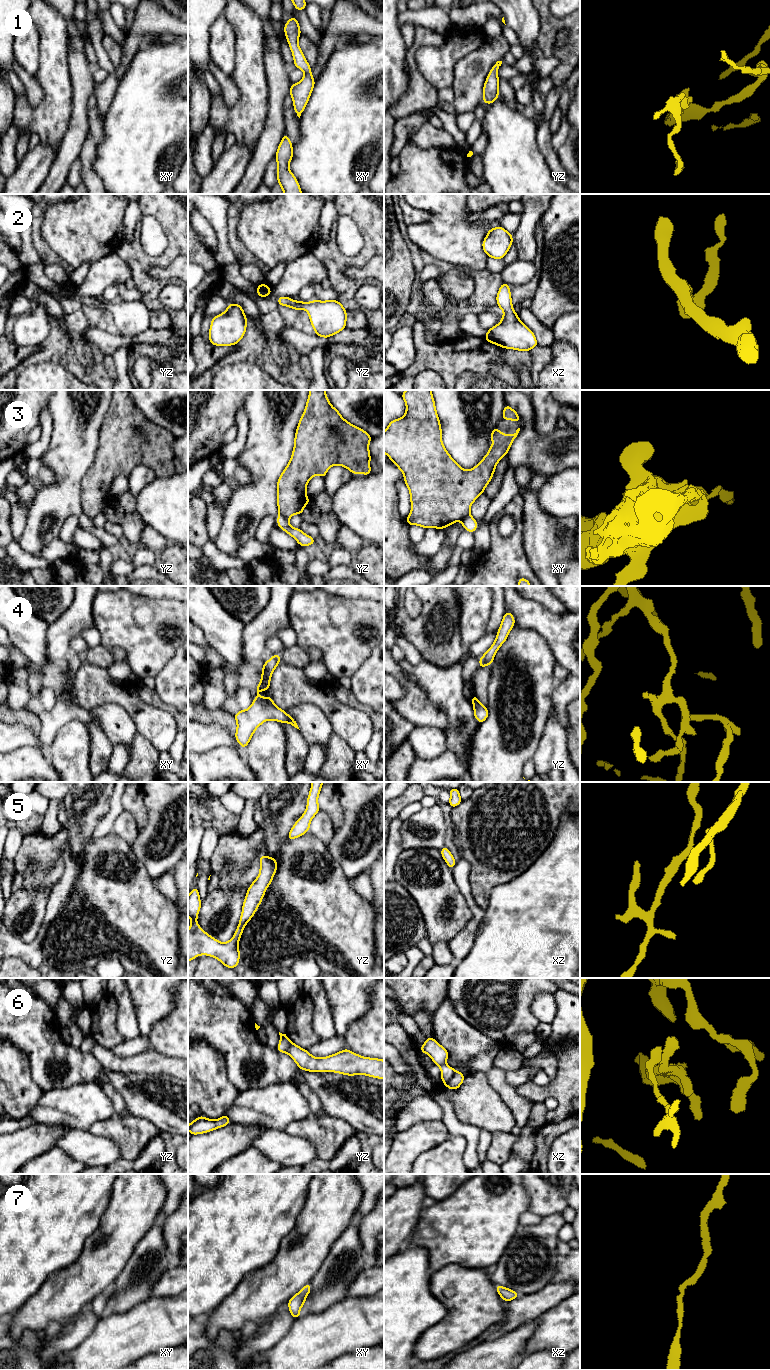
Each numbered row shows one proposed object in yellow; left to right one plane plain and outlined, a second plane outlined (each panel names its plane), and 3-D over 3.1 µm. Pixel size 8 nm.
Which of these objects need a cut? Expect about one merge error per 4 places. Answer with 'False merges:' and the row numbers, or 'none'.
False merges: 3, 6

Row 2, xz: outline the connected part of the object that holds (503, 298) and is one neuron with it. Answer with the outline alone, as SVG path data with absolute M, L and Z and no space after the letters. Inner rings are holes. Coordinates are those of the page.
M502 283L496 296L498 308L504 311L499 324L490 328L484 338L502 348L530 351L538 346L534 333L518 318L513 310L510 286Z

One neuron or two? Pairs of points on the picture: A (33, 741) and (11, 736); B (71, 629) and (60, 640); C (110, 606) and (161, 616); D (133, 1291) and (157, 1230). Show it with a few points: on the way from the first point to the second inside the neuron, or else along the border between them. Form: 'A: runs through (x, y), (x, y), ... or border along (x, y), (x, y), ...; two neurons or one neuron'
A: runs through (28, 739), (16, 736); one neuron
B: runs through (68, 632), (63, 637); one neuron
C: runs through (123, 616), (148, 616); one neuron
D: runs through (131, 1276), (138, 1256), (149, 1245); one neuron

